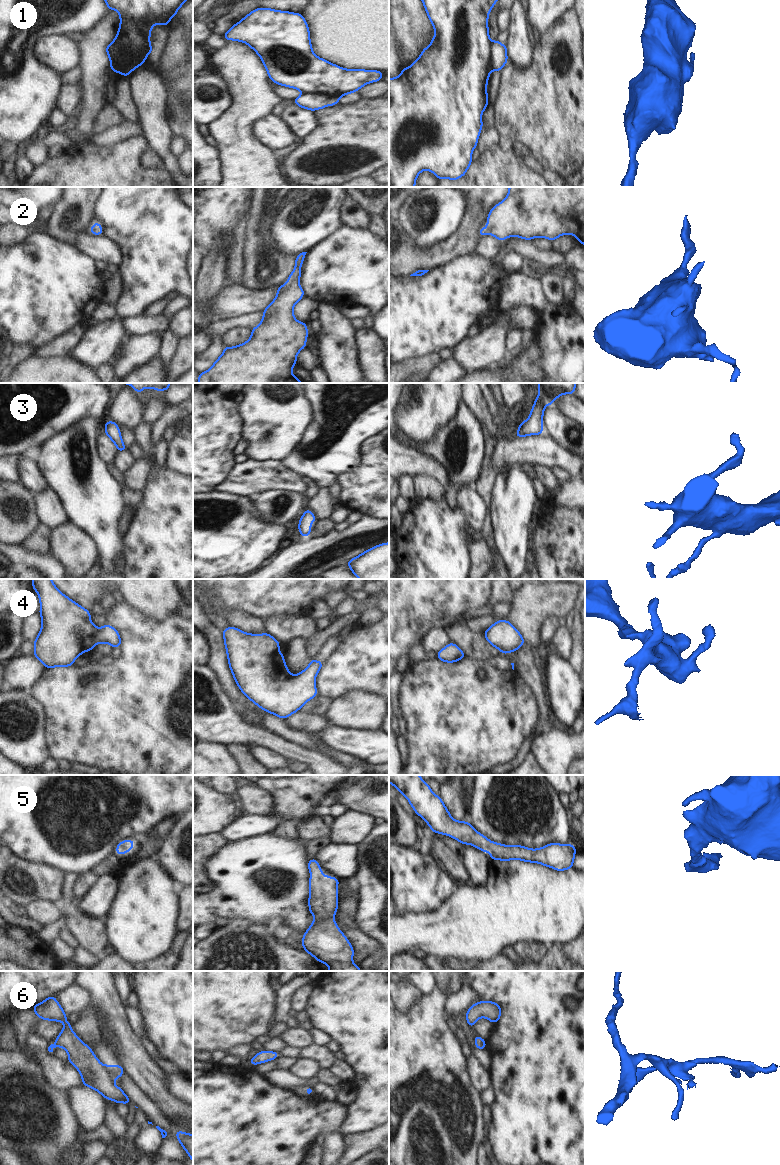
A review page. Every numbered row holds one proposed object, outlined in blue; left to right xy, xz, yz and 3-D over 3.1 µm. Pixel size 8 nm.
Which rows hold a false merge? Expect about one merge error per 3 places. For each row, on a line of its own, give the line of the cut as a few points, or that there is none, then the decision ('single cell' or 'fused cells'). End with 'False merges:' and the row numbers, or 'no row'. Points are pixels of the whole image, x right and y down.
1: cut in xy along (112, 42), (119, 51), (118, 62), (126, 67), (122, 73); fused cells
2: no cut; single cell
3: no cut; single cell
4: no cut; single cell
5: no cut; single cell
6: no cut; single cell
False merges: 1

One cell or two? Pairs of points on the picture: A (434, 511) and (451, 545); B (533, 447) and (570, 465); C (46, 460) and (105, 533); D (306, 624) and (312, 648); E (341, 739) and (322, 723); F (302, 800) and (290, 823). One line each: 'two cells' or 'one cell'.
A: one cell
B: one cell
C: one cell
D: two cells
E: two cells
F: two cells

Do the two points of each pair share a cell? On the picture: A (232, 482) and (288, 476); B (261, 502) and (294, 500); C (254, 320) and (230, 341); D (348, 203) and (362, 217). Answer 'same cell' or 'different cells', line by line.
A: same cell
B: same cell
C: different cells
D: same cell

